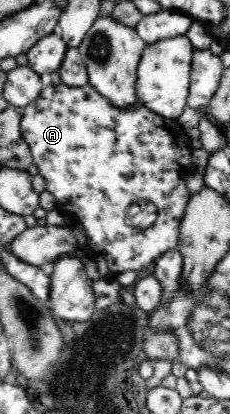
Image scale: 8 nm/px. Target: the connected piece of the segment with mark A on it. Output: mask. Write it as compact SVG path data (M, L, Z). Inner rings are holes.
M51 84L42 89L38 98L17 108L17 111L21 113L22 137L30 147L39 173L45 178L45 190L54 195L58 202L57 208L82 228L88 245L86 248L90 248L101 278L117 278L126 271L142 275L151 271L152 265L162 254L176 249L179 228L192 196L186 189L186 176L193 169L193 150L188 146L185 130L179 124L142 105L114 105L90 84ZM138 198L146 198L157 206L157 221L144 230L132 226L128 217L128 207Z

